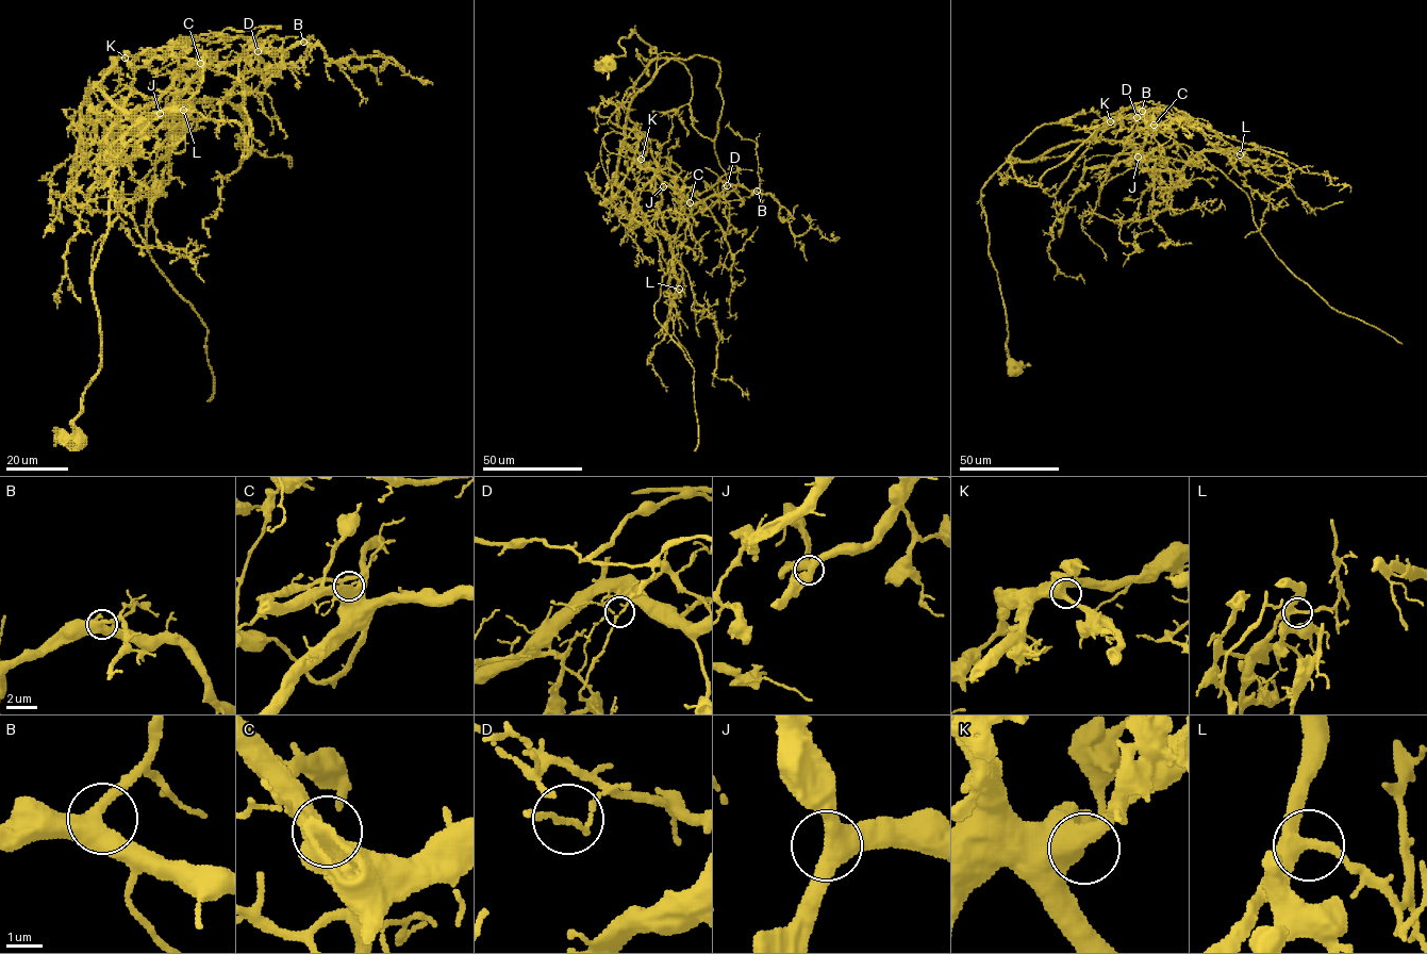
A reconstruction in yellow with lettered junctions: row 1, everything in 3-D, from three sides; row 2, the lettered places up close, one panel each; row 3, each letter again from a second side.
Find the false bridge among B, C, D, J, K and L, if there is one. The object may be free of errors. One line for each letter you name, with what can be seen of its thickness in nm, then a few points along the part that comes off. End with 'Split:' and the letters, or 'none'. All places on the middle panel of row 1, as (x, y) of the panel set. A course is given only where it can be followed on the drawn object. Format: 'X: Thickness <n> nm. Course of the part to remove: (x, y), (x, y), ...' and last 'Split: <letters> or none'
D: Thickness 130 nm. Course of the part to remove: (727, 185), (739, 184), (693, 206), (685, 240), (662, 278), (654, 305), (654, 317), (694, 371), (695, 451)
Split: D

